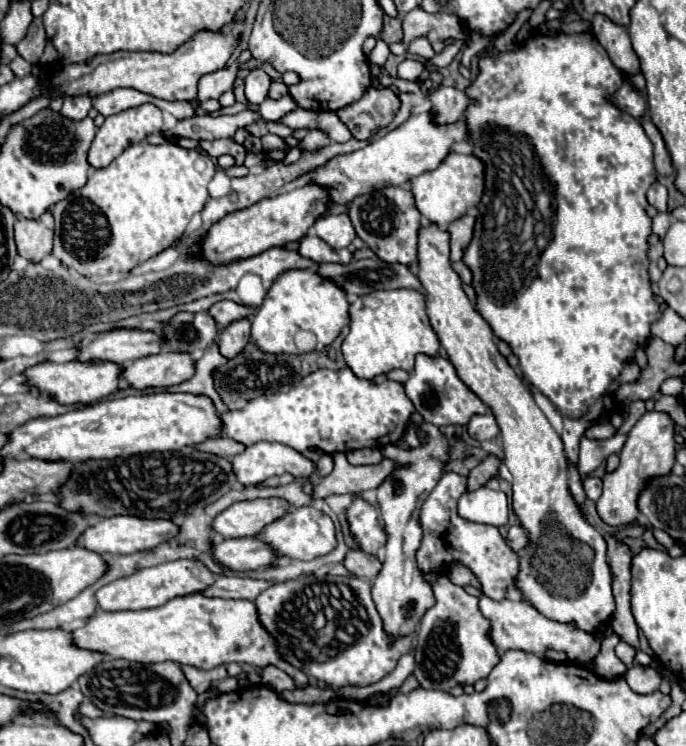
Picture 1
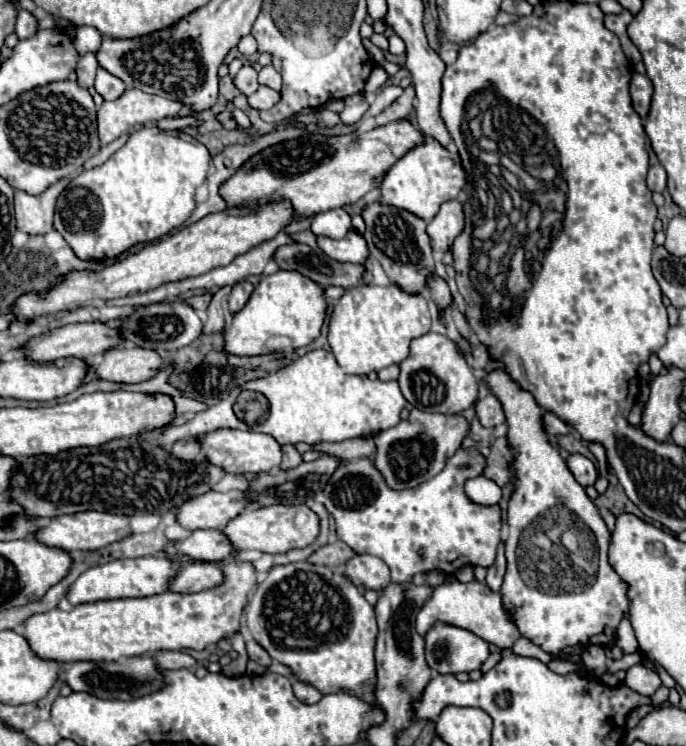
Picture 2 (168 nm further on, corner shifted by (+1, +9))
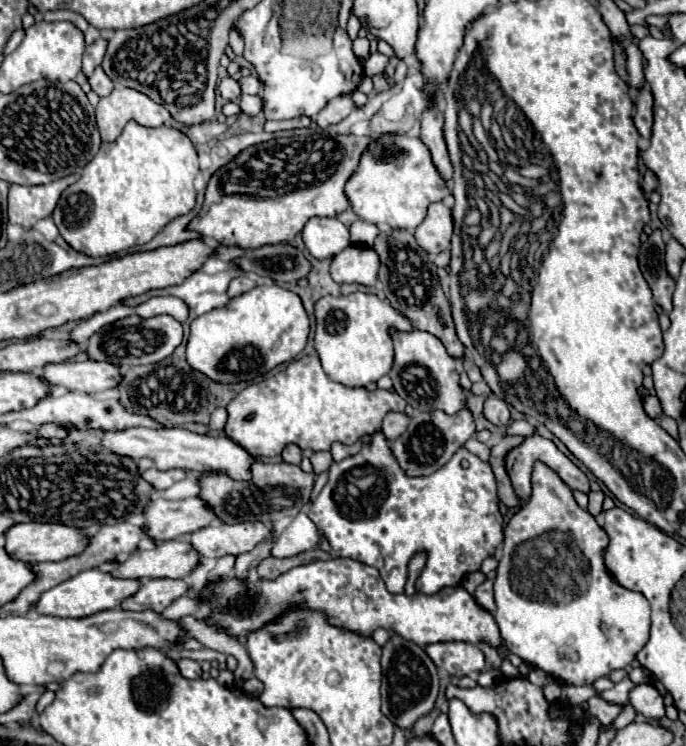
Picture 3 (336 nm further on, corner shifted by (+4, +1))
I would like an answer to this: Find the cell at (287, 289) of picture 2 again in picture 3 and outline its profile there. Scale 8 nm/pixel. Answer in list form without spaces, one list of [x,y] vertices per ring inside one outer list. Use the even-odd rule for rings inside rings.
[[[277,284],[255,286],[253,290],[231,298],[225,308],[211,310],[191,324],[187,362],[211,380],[223,384],[247,382],[301,354],[309,330],[309,316],[295,292]]]

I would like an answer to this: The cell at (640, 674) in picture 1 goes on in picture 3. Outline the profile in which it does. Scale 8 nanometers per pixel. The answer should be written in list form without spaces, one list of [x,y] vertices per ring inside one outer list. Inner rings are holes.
[[[637,684],[635,688],[631,688],[629,704],[637,712],[645,714],[647,718],[661,718],[661,716],[665,716],[663,698],[651,684]]]

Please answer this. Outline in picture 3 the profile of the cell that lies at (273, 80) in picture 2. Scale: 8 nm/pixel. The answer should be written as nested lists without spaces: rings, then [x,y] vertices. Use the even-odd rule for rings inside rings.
[[[247,76],[241,78],[241,90],[243,94],[261,94],[263,92],[263,80],[259,80],[257,76]]]

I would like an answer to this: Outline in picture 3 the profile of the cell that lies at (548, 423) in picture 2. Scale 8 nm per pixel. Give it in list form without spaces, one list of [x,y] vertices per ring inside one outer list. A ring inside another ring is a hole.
[[[517,420],[517,422],[511,424],[511,428],[509,428],[507,432],[509,432],[509,434],[519,434],[519,436],[523,436],[523,438],[529,438],[529,436],[535,434],[537,430],[535,430],[535,424],[531,424],[529,420]]]

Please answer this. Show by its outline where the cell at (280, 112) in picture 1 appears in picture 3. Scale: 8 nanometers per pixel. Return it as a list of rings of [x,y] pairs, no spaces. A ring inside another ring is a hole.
[[[243,94],[239,106],[241,106],[241,112],[245,112],[245,114],[249,114],[249,116],[257,116],[257,114],[263,110],[263,98],[261,98],[261,96]]]

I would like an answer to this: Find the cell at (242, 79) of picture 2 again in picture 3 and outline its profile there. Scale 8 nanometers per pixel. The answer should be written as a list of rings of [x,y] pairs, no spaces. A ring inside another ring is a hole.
[[[227,76],[227,78],[223,78],[223,80],[219,82],[219,92],[221,92],[221,96],[223,96],[225,100],[239,104],[239,98],[241,98],[241,84],[239,84],[235,78]]]

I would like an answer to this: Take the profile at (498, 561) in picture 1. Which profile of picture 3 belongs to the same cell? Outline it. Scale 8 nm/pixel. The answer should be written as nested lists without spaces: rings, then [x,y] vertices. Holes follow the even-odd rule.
[[[381,432],[373,434],[373,442],[359,454],[349,456],[329,468],[329,480],[311,502],[309,518],[325,534],[335,556],[345,556],[367,566],[375,566],[391,594],[401,594],[407,582],[407,564],[419,550],[427,550],[429,566],[423,568],[415,586],[423,594],[435,594],[445,586],[459,586],[465,574],[477,572],[481,562],[495,554],[503,542],[503,516],[497,506],[497,486],[489,462],[479,460],[475,454],[459,448],[455,456],[435,474],[425,478],[409,478],[397,466],[387,440]]]

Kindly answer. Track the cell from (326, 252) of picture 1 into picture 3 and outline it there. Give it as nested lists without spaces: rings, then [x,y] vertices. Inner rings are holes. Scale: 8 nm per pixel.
[[[347,246],[331,260],[331,278],[339,284],[357,282],[363,286],[373,286],[377,280],[379,256],[373,248],[365,246]]]

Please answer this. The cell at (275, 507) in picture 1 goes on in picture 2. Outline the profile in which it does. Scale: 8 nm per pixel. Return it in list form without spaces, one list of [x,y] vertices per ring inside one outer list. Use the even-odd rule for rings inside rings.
[[[210,490],[202,496],[184,500],[176,508],[176,522],[188,530],[198,530],[198,528],[220,530],[246,504],[248,504],[246,494],[242,494],[242,490],[228,490],[228,492]]]

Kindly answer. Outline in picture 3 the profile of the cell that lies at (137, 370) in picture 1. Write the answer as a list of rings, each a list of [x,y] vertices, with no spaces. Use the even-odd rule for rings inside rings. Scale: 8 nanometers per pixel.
[[[61,362],[47,364],[43,368],[43,378],[53,386],[65,386],[73,392],[103,392],[115,388],[119,384],[119,366],[111,366],[111,362]]]

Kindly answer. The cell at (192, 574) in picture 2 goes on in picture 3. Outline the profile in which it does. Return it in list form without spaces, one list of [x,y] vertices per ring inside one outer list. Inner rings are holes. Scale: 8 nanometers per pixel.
[[[157,578],[157,580],[143,580],[139,592],[127,598],[121,608],[123,610],[155,610],[163,612],[171,606],[177,598],[181,598],[189,590],[185,580],[171,580],[171,578]]]

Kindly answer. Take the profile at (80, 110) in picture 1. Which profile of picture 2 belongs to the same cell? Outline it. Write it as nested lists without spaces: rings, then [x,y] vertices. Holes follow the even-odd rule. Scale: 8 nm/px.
[[[88,52],[80,58],[78,62],[78,84],[82,88],[90,88],[94,84],[94,76],[96,76],[96,68],[98,68],[98,60],[96,60],[96,54],[94,52]]]

